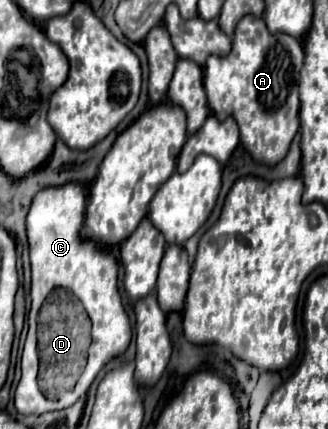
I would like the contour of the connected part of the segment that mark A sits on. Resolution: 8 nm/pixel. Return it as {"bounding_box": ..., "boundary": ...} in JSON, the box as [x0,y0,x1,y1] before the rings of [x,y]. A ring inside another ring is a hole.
{"bounding_box":[204,16,304,164],"boundary":[[[244,16],[234,32],[232,50],[226,56],[210,56],[204,66],[204,88],[208,106],[218,120],[234,116],[240,128],[240,142],[254,160],[264,164],[280,162],[298,132],[298,76],[304,52],[294,36],[272,34],[258,16]]]}

